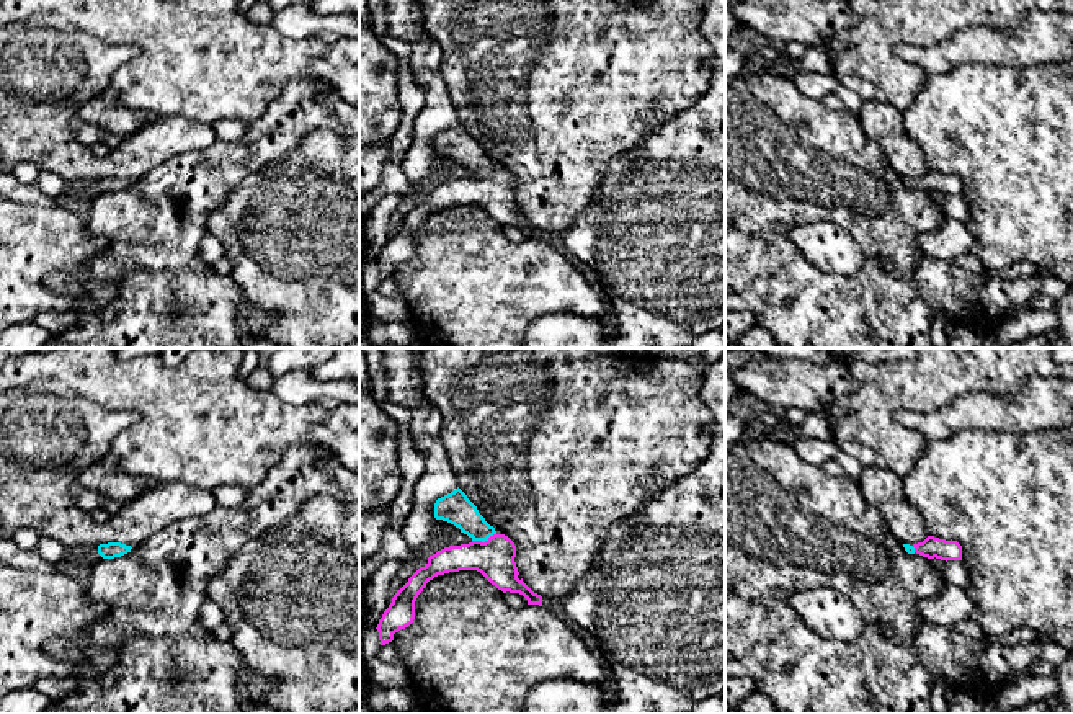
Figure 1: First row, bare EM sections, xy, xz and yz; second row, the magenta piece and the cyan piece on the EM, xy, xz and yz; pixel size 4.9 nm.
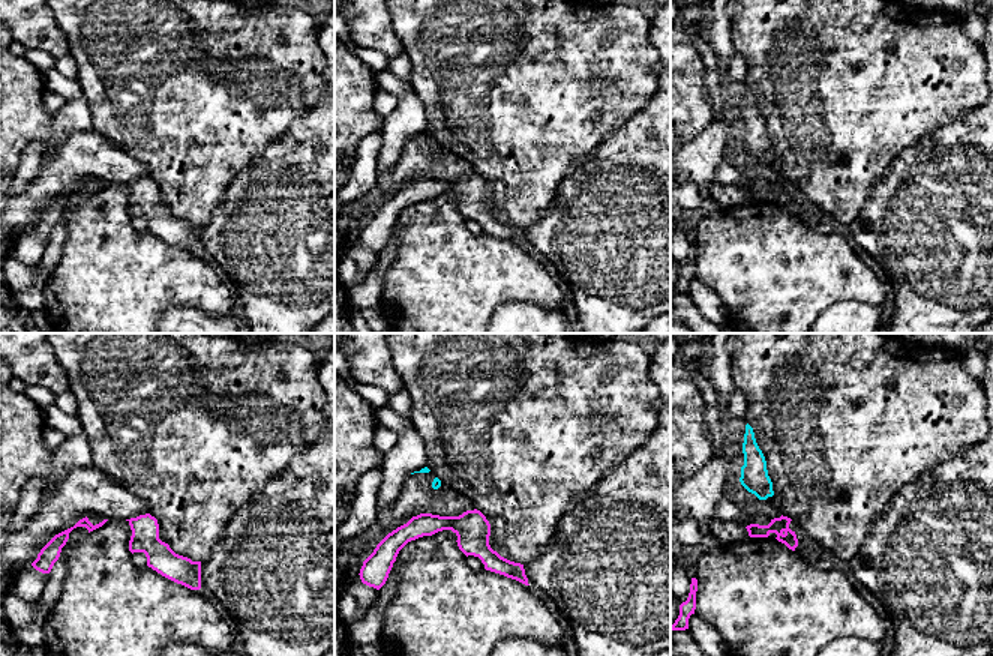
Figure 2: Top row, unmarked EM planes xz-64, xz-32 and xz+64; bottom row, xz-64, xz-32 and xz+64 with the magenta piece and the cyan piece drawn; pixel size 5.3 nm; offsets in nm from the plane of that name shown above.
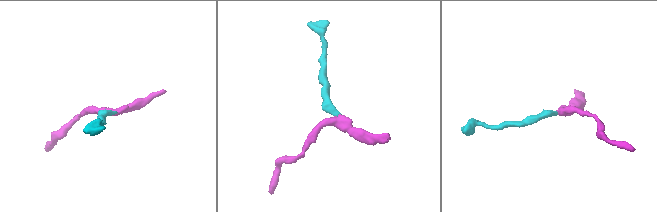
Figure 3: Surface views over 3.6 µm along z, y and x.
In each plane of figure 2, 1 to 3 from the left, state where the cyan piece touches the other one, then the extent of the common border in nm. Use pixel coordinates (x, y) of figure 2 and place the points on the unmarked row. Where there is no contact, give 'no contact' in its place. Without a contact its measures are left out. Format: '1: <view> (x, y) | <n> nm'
1: no contact
2: no contact
3: no contact

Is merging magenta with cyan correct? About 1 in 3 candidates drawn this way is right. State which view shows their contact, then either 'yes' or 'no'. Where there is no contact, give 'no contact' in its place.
xz | yes

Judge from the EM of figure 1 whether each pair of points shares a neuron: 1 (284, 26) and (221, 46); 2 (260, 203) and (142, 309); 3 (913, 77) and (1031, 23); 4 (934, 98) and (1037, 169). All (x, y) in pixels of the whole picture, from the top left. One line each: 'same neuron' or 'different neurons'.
1: different neurons
2: different neurons
3: different neurons
4: same neuron

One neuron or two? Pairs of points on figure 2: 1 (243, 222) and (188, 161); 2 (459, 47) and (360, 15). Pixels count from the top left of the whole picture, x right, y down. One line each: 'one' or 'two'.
1: two
2: two

